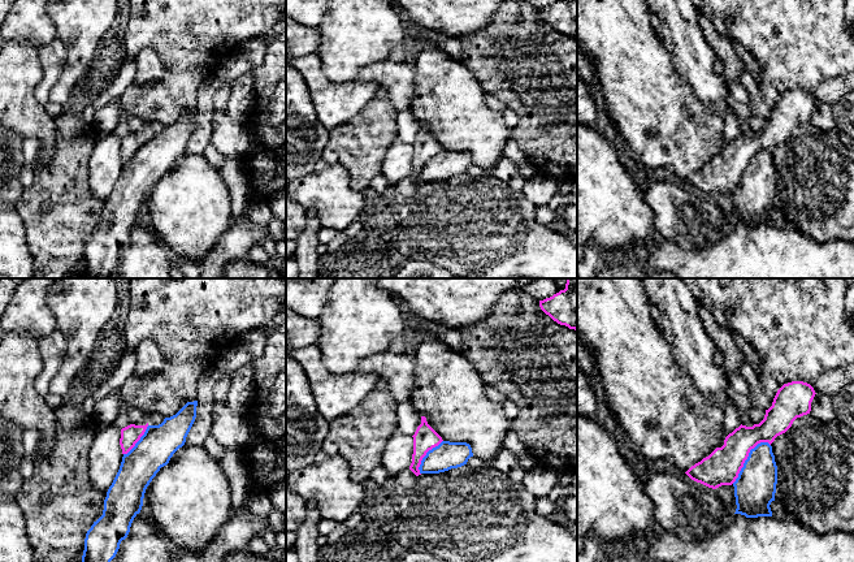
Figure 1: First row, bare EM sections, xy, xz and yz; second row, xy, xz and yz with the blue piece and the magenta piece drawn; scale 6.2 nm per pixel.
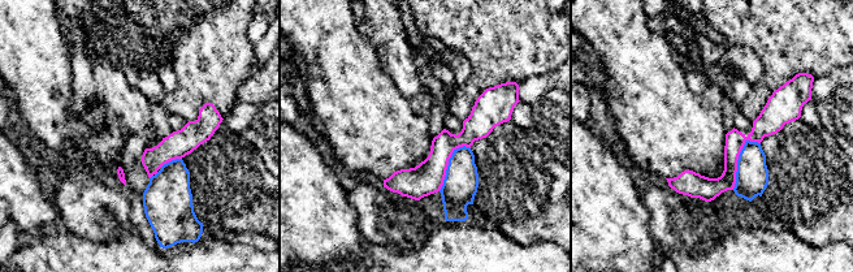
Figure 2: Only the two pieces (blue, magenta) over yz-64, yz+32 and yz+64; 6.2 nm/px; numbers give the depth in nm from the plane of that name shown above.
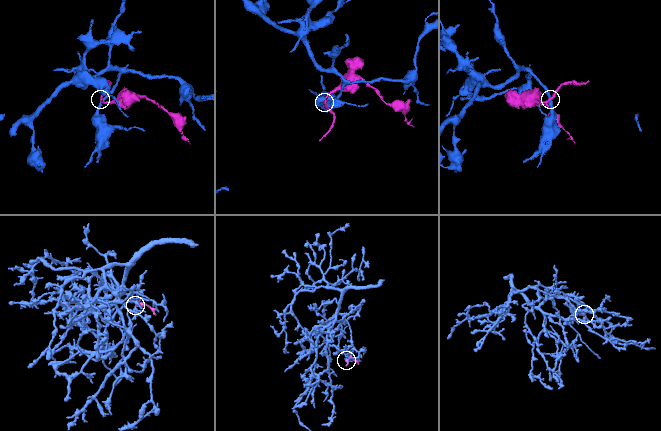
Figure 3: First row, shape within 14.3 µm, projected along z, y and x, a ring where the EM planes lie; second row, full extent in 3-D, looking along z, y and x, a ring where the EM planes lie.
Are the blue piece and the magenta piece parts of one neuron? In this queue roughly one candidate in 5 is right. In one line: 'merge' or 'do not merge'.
do not merge

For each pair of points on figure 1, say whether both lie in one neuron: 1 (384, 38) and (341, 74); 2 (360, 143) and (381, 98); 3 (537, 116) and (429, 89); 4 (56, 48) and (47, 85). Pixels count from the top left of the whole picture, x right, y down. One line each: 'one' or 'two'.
1: one
2: one
3: two
4: one

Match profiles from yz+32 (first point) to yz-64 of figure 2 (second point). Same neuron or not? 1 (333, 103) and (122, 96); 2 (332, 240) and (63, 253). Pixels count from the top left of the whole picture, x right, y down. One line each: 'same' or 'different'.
1: different
2: different

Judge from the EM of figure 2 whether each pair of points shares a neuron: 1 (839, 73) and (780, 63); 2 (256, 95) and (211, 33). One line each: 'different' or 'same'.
1: different
2: different

